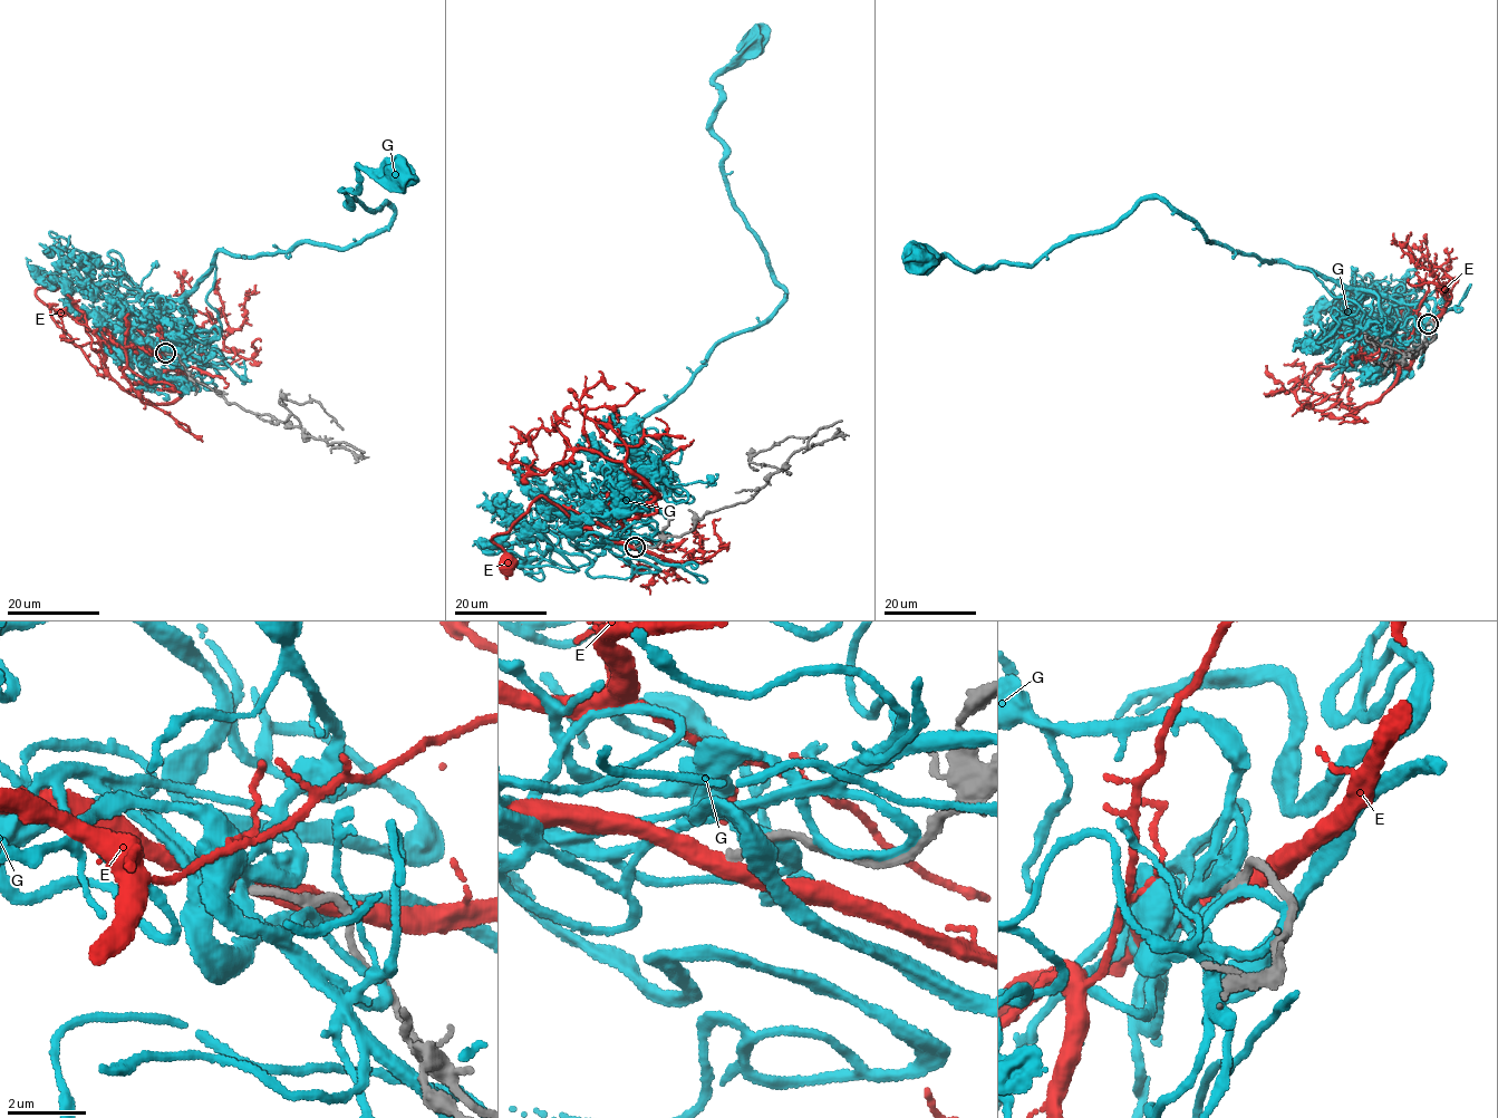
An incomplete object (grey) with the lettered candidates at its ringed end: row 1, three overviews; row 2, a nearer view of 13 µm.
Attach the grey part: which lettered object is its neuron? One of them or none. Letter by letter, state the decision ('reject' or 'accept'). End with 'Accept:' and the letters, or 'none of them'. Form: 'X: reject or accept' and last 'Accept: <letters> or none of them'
E: reject
G: reject
Accept: none of them

